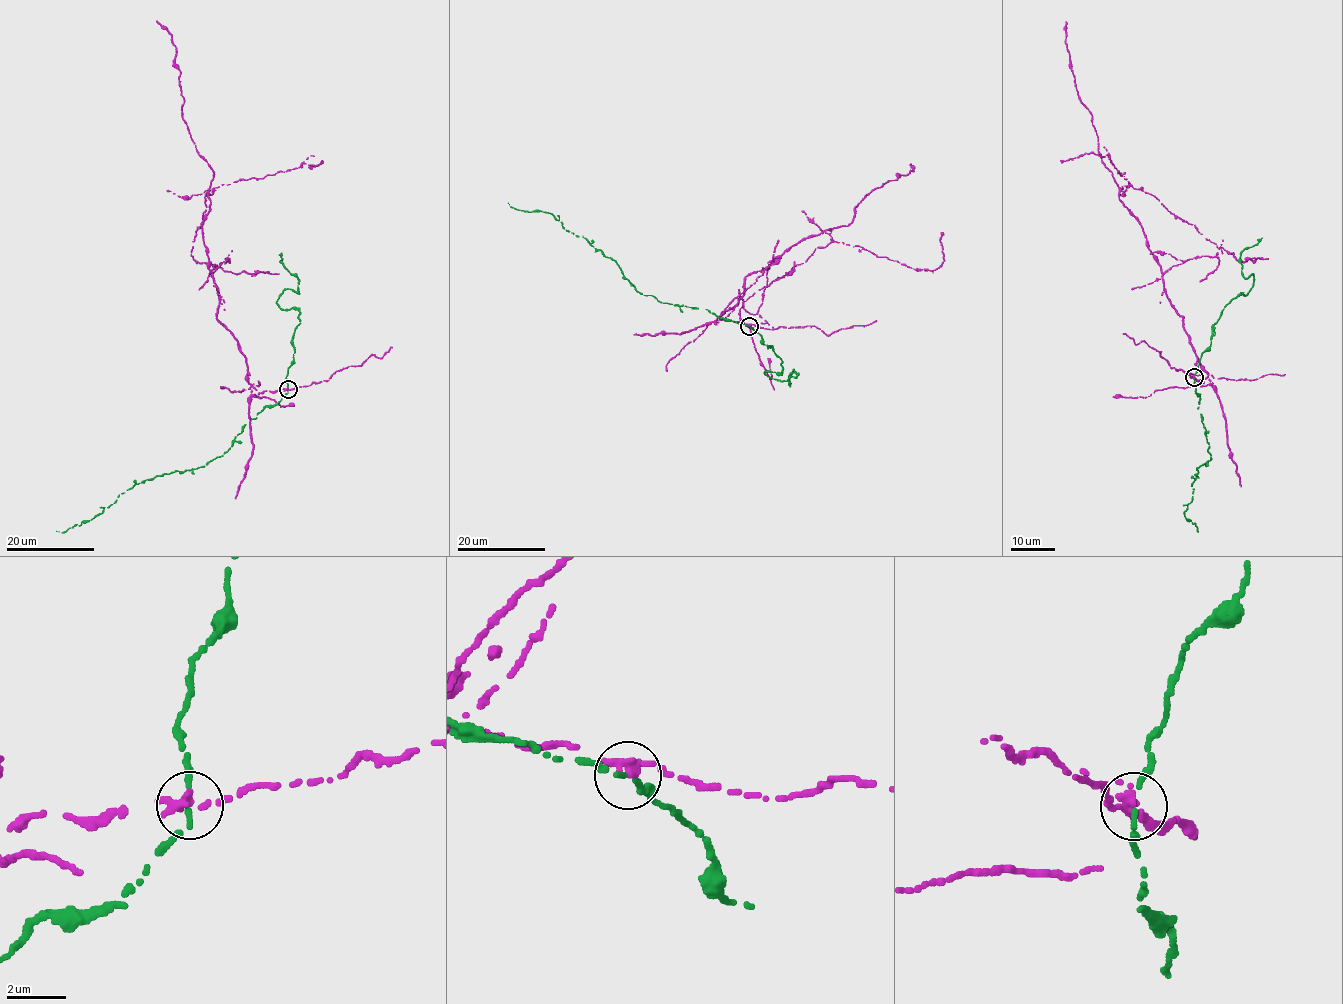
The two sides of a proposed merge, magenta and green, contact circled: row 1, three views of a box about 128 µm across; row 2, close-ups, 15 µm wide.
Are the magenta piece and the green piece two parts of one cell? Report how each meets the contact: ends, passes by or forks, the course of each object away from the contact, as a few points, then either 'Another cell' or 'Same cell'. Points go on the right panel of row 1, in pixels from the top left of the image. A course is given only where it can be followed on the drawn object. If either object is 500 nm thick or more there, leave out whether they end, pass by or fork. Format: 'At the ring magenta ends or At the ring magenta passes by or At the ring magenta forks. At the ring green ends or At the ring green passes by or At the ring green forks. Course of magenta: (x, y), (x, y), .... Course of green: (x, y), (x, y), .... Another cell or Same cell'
At the ring magenta ends. At the ring green passes by. Course of magenta: (1194, 378), (1204, 381), (1208, 374), (1119, 191), (1130, 185), (1155, 196), (1237, 260), (1261, 258), (1246, 258). Course of green: (1194, 378), (1211, 456), (1196, 469), (1192, 501), (1184, 514), (1197, 530). Another cell

